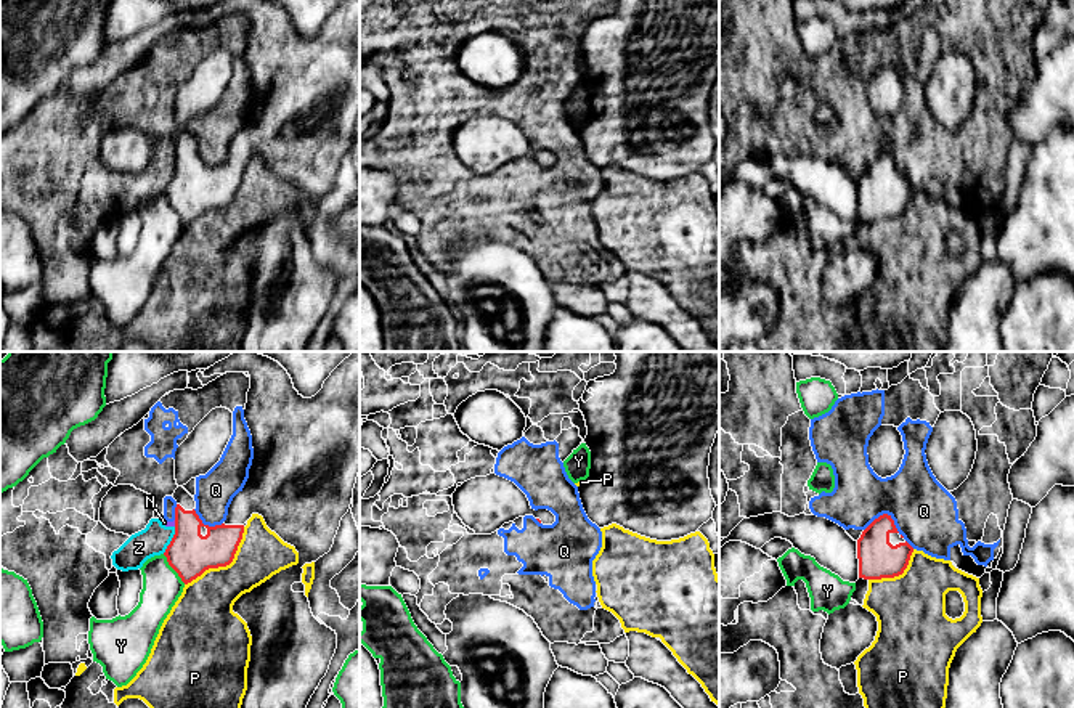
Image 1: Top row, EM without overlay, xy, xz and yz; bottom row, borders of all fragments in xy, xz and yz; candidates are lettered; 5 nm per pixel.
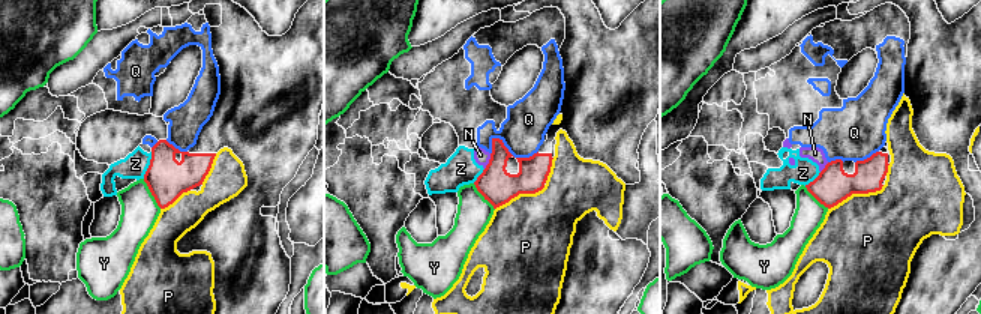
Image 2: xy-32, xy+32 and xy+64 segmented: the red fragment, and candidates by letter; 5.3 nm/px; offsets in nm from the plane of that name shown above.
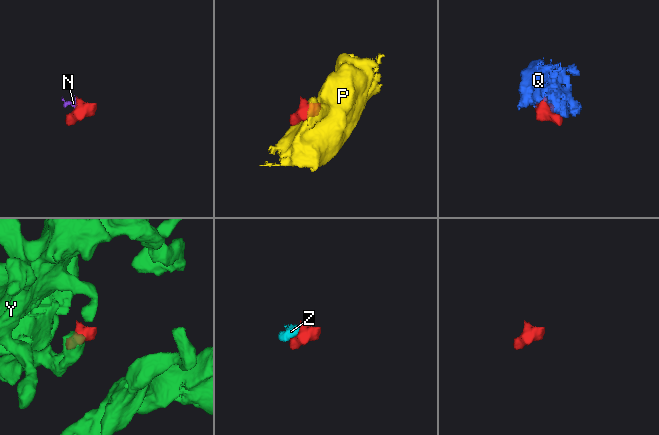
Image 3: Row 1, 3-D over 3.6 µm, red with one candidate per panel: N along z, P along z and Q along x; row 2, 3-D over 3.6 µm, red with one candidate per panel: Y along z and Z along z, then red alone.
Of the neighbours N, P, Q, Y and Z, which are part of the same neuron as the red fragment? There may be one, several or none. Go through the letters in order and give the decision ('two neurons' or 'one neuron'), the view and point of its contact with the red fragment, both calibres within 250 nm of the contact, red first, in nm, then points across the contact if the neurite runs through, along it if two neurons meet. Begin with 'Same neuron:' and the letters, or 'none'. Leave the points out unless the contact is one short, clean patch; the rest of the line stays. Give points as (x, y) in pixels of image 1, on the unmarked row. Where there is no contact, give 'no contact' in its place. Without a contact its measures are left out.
Same neuron: none
N: two neurons | xy (175, 164) | 220/30 nm | along xy (174, 161), (175, 166)
P: two neurons | xy (225, 206) | 220/280 nm
Q: two neurons | yz (886, 154) | 190/320 nm
Y: two neurons | xy (172, 207) | 220/200 nm | along xy (162, 195), (185, 223)
Z: two neurons | xy (172, 180) | 220/150 nm | along xy (175, 167), (175, 174), (162, 193)

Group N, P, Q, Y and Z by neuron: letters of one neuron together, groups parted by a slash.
N Q Z / P / Y

